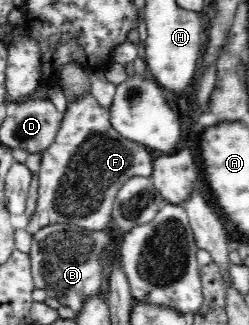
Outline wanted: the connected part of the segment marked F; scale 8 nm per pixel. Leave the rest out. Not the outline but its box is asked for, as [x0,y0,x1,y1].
[22,94,153,237]

